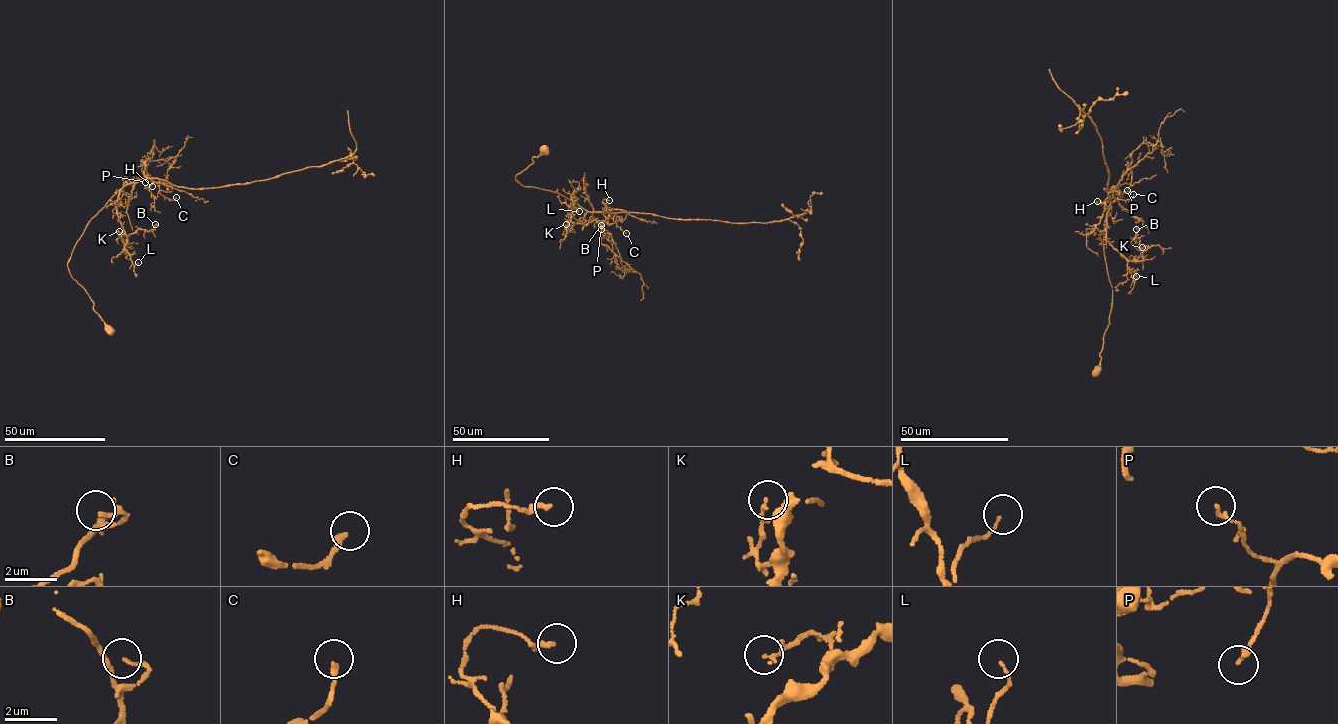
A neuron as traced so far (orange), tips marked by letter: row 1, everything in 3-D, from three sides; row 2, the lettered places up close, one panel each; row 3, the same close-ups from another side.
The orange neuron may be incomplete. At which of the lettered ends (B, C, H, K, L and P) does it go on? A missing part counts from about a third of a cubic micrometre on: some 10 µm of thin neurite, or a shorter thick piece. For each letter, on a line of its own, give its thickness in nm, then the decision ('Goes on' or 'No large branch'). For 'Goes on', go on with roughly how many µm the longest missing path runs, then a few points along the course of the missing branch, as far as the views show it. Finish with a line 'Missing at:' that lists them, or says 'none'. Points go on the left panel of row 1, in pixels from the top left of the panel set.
B: Thickness 140 nm. No large branch
C: Thickness 220 nm. No large branch
H: Thickness 170 nm. No large branch
K: Thickness 150 nm. No large branch
L: Thickness 90 nm. No large branch
P: Thickness 160 nm. No large branch
Missing at: none

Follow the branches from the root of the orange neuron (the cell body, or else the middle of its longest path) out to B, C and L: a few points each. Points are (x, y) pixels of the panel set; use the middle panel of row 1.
B: (544, 149), (516, 180), (577, 204), (571, 196), (574, 207), (568, 222), (595, 220), (601, 225)
C: (544, 149), (517, 174), (517, 182), (557, 192), (606, 217), (614, 213), (613, 221), (626, 233)
L: (544, 149), (516, 179), (525, 187), (557, 192), (577, 204), (570, 196), (574, 206), (569, 206), (579, 211)

